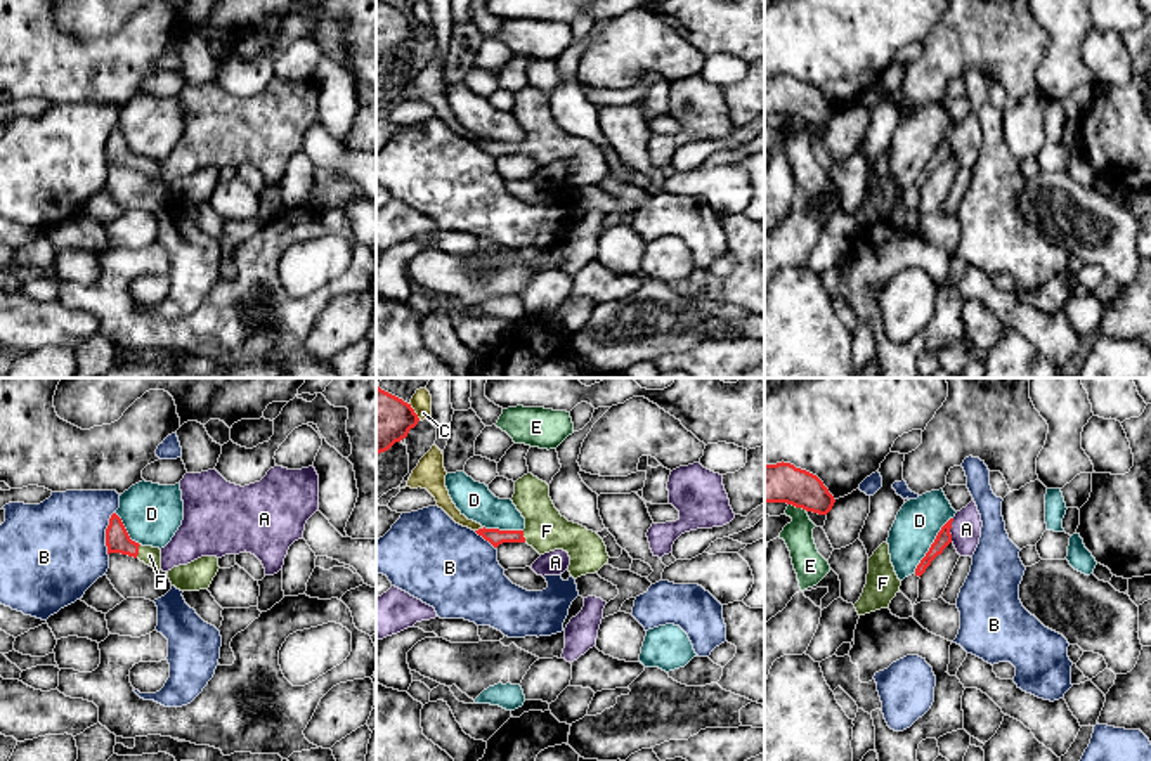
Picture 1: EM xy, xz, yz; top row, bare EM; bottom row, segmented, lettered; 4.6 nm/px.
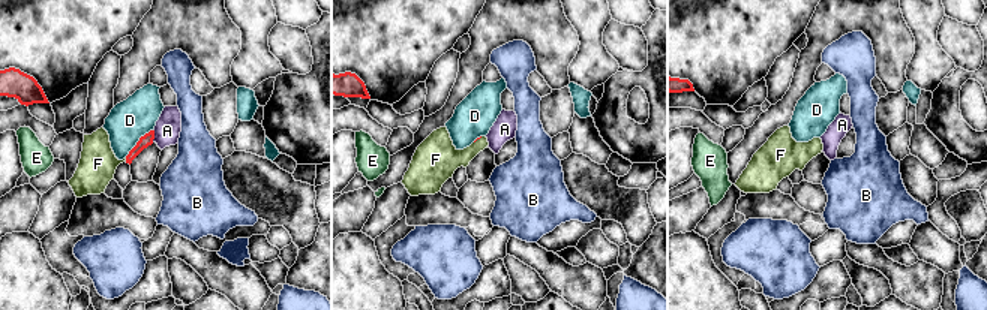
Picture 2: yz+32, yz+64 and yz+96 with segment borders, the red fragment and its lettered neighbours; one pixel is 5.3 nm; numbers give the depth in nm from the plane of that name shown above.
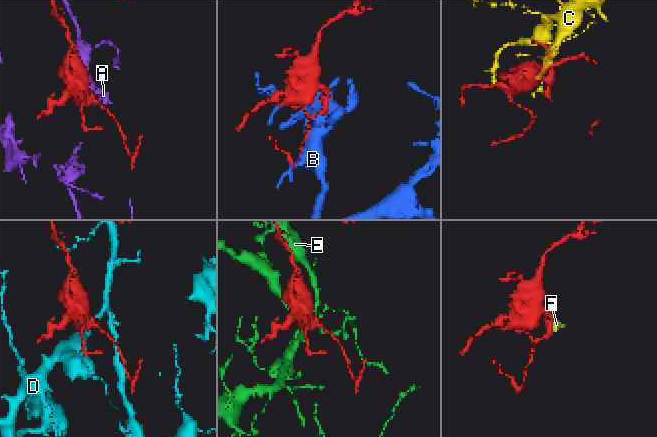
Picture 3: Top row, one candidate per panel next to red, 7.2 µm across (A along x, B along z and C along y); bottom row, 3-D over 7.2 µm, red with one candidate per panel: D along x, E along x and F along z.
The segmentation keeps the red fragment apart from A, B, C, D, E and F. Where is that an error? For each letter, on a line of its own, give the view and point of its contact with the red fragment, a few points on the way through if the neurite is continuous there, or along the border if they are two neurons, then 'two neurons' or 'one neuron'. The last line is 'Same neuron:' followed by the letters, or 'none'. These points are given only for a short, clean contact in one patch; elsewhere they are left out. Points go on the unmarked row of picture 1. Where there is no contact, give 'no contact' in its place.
A: contact yz (949, 143); border yz (954, 130), (950, 153); two neurons
B: contact xy (106, 146); two neurons
C: contact xz (413, 23); two neurons
D: contact yz (931, 156); two neurons
E: contact yz (798, 118); two neurons
F: contact xy (137, 163); way xy (117, 149), (137, 163), (149, 167); one neuron
Same neuron: F

